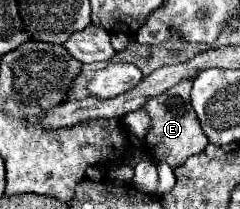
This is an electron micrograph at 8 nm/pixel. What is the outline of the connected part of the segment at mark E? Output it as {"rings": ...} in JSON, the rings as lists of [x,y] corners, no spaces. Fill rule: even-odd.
{"rings":[[[182,81],[182,83],[174,85],[172,89],[168,89],[166,93],[162,93],[158,97],[152,97],[144,105],[148,115],[152,117],[152,127],[150,127],[150,131],[146,135],[146,141],[144,141],[146,149],[154,159],[166,161],[172,169],[176,169],[188,157],[200,153],[208,145],[208,139],[202,133],[198,117],[196,117],[192,105],[190,105],[190,89],[192,89],[192,83]]]}

